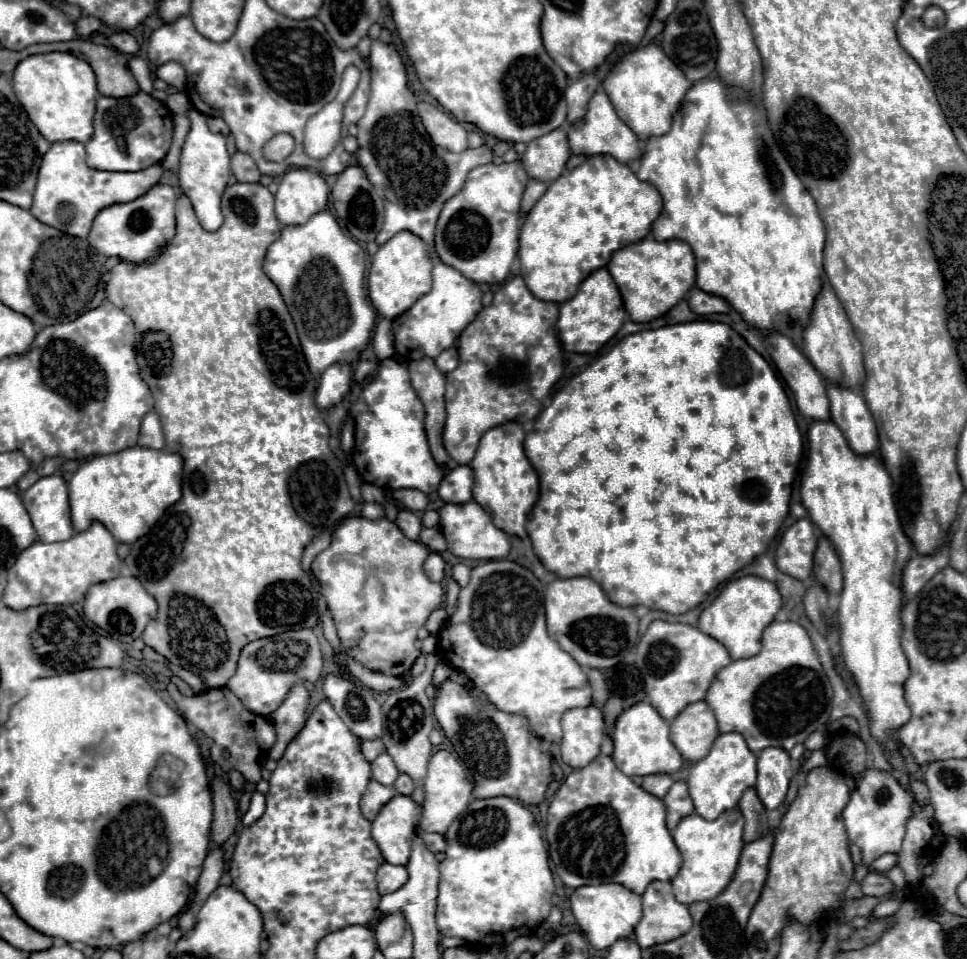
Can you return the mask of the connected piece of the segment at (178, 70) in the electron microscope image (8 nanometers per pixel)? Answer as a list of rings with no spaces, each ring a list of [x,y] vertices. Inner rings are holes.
[[[168,61],[166,65],[162,65],[158,69],[158,77],[164,79],[168,85],[180,89],[180,91],[186,85],[186,69],[180,63],[176,63],[176,61]]]

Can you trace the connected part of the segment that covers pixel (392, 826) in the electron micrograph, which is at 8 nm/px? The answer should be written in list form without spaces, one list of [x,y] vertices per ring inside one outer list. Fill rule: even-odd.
[[[394,795],[378,813],[378,817],[372,821],[372,839],[378,843],[384,859],[392,865],[406,865],[408,857],[412,853],[412,837],[418,831],[418,825],[422,821],[422,805],[412,801],[412,797]]]

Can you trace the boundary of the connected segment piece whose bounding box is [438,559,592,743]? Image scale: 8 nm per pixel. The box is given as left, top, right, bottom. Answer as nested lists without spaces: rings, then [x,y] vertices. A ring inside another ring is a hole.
[[[488,561],[472,569],[470,583],[460,591],[458,609],[444,623],[438,637],[438,653],[452,667],[466,671],[474,687],[486,693],[488,701],[508,713],[520,713],[528,717],[532,729],[550,743],[562,739],[560,717],[574,707],[588,707],[592,691],[584,669],[556,645],[546,633],[544,621],[544,585],[532,575],[532,571],[520,567],[514,561]]]

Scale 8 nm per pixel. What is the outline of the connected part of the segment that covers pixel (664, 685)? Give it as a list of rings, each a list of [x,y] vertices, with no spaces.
[[[654,621],[636,647],[636,667],[646,683],[648,701],[666,721],[672,721],[686,705],[702,701],[716,673],[730,661],[724,645],[684,623]]]

